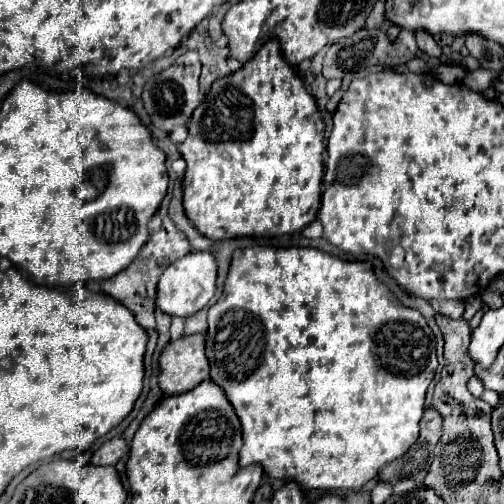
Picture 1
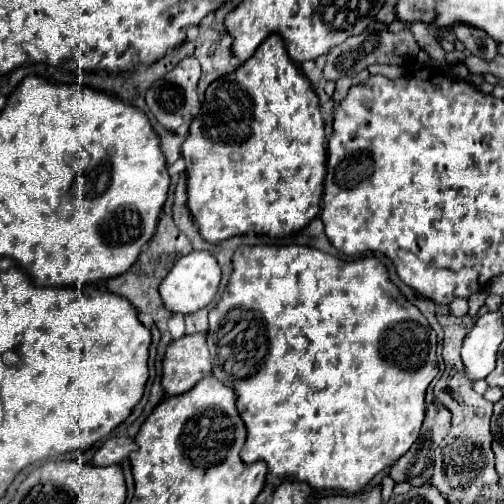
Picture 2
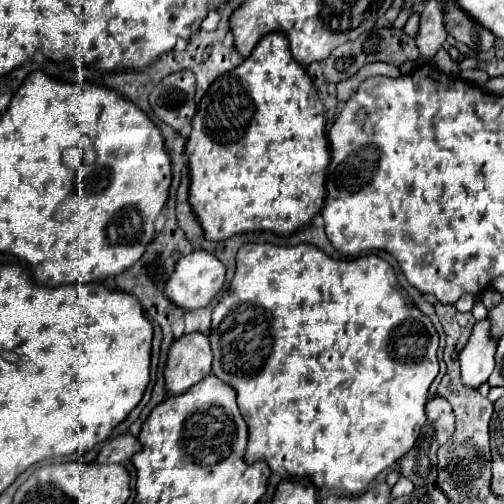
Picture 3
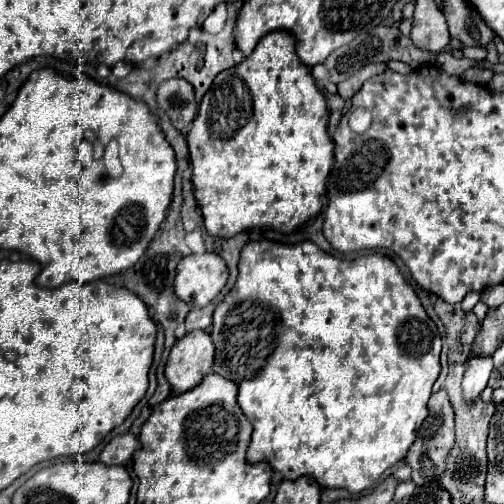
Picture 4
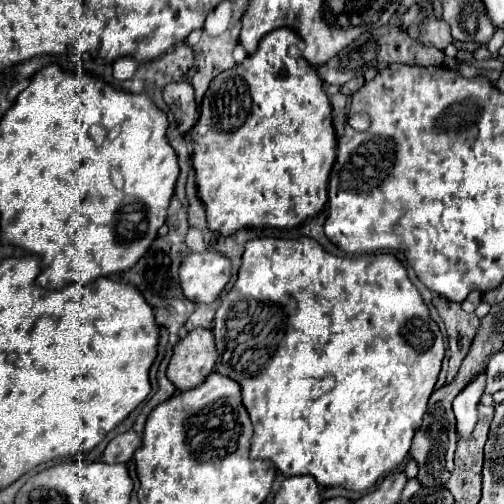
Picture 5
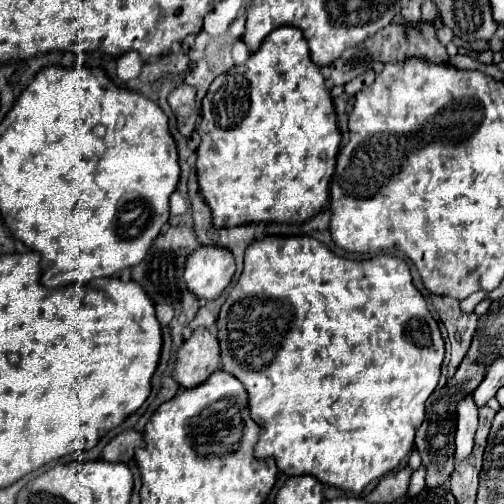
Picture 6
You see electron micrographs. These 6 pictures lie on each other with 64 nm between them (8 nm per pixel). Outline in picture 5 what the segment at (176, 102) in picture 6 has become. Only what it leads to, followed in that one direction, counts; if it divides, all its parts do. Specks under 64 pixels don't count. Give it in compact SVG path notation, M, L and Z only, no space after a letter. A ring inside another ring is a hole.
M170 82L162 92L164 102L170 106L180 134L190 132L198 120L198 106L194 102L194 88L188 82Z

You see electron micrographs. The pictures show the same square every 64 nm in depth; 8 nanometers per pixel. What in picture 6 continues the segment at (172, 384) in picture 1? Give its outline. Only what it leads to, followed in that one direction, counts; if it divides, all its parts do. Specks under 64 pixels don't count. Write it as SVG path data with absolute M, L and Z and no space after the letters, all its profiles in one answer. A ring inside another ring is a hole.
M196 328L188 340L182 342L176 354L172 378L182 388L202 384L214 370L220 368L220 348L216 336L206 328Z

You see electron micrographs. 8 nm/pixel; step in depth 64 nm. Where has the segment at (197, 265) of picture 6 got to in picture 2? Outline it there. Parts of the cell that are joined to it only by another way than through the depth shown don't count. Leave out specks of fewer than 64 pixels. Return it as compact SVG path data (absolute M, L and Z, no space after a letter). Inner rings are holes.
M190 252L182 256L160 284L160 296L166 310L174 314L192 314L210 304L220 284L220 266L210 252Z

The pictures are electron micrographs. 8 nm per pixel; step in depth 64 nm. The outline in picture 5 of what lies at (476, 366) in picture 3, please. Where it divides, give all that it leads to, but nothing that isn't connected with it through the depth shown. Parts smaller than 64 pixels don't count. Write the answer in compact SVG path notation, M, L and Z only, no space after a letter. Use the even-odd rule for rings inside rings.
M486 372L474 376L454 398L454 414L458 420L458 432L462 436L470 436L472 428L476 426L476 406L486 386Z

